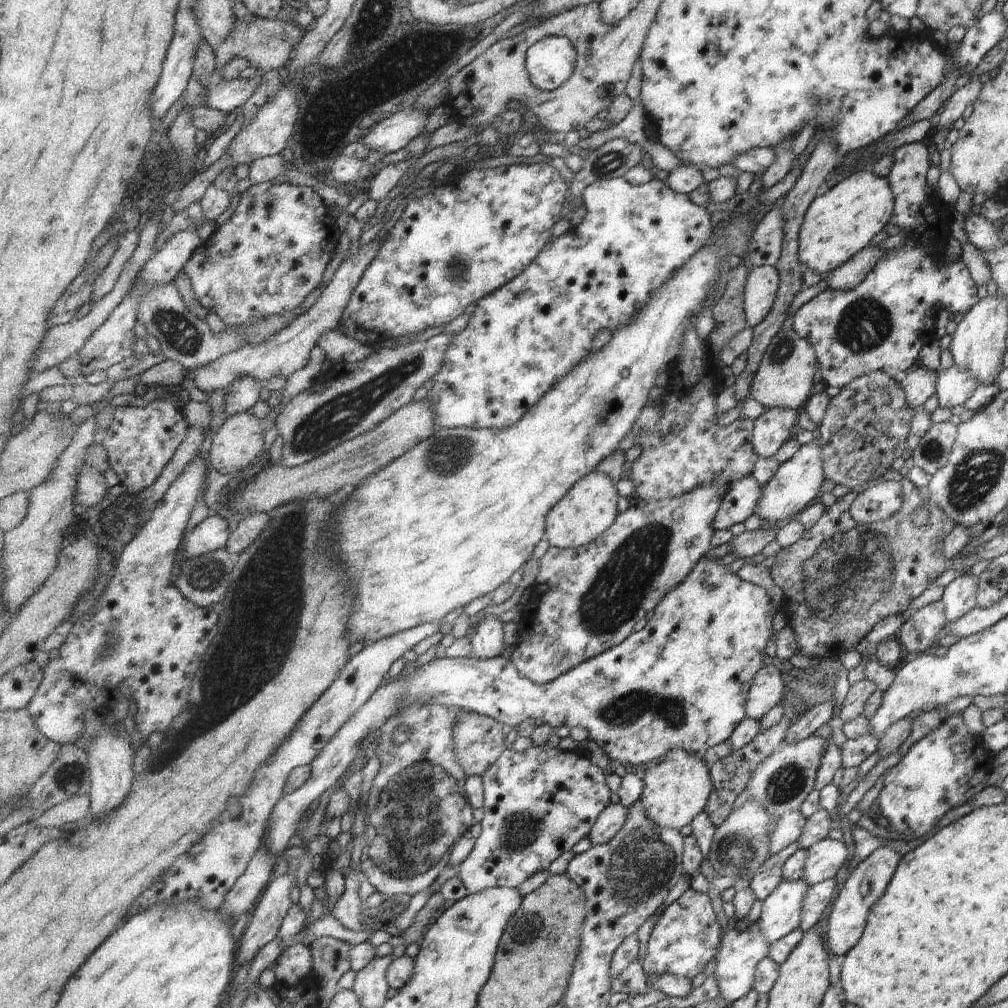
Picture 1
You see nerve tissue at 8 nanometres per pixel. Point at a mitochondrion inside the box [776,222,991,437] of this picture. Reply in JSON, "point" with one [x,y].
{"point":[866,323]}

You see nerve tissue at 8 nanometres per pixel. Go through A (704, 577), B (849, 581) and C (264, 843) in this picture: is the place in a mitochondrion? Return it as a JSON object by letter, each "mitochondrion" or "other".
{"A":"other","B":"mitochondrion","C":"other"}

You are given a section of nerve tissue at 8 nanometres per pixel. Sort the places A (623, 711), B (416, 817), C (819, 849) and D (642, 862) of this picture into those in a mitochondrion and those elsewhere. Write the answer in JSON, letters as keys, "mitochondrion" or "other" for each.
{"A":"mitochondrion","B":"mitochondrion","C":"other","D":"mitochondrion"}

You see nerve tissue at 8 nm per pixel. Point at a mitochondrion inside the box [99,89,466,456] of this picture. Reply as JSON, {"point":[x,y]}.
{"point":[184,332]}

